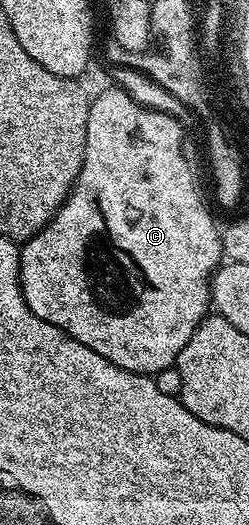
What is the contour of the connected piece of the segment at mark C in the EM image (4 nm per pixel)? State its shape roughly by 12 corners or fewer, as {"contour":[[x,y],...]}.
{"contour":[[122,88],[20,247],[21,291],[127,372],[210,313],[186,127]]}

